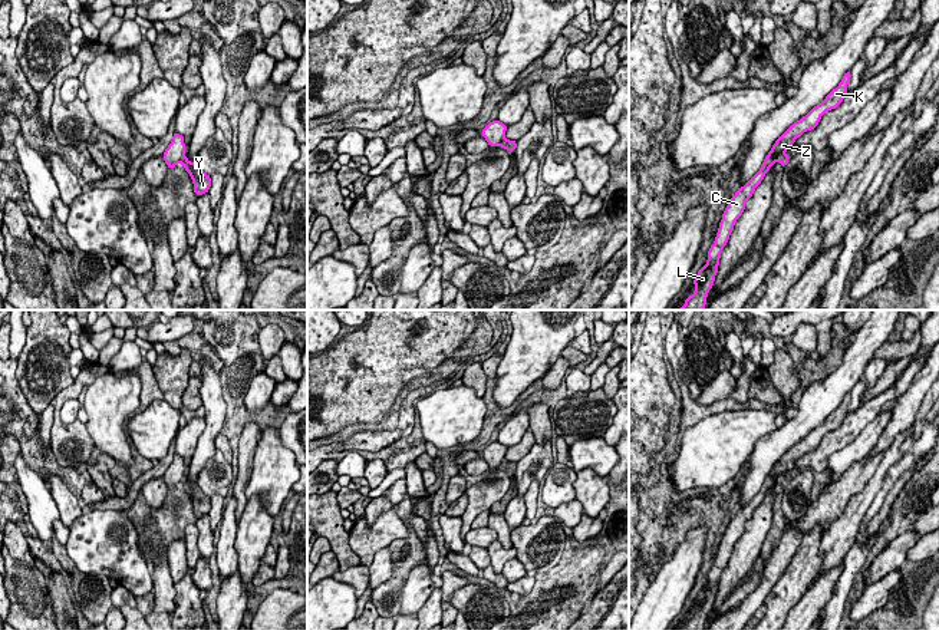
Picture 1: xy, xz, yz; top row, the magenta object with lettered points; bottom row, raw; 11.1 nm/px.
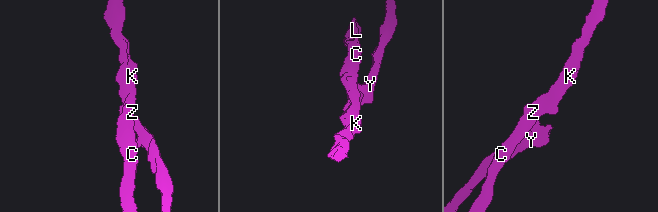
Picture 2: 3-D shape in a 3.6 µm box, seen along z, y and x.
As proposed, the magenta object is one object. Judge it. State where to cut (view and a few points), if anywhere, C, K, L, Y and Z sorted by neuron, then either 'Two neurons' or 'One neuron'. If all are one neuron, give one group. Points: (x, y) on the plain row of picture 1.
Split along xy (184, 477), (180, 484). Groups: C K L Z / Y. Two neurons

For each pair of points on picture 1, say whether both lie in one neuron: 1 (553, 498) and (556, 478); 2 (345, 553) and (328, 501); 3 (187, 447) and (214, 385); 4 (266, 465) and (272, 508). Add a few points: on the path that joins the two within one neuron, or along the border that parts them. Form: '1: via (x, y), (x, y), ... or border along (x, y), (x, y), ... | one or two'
1: via (554, 494), (556, 482) | one
2: via (339, 540), (328, 521), (328, 514) | one
3: border along (204, 416), (204, 431), (198, 438), (195, 449) | two
4: via (272, 475), (272, 498) | one

